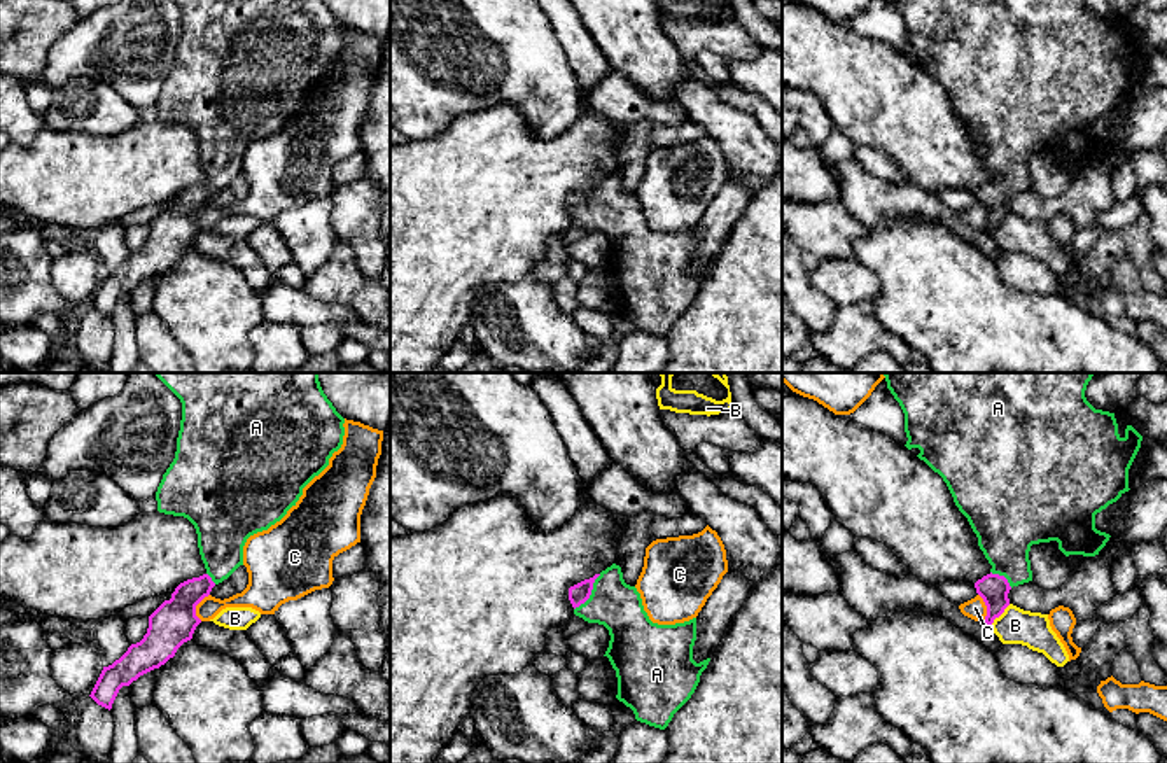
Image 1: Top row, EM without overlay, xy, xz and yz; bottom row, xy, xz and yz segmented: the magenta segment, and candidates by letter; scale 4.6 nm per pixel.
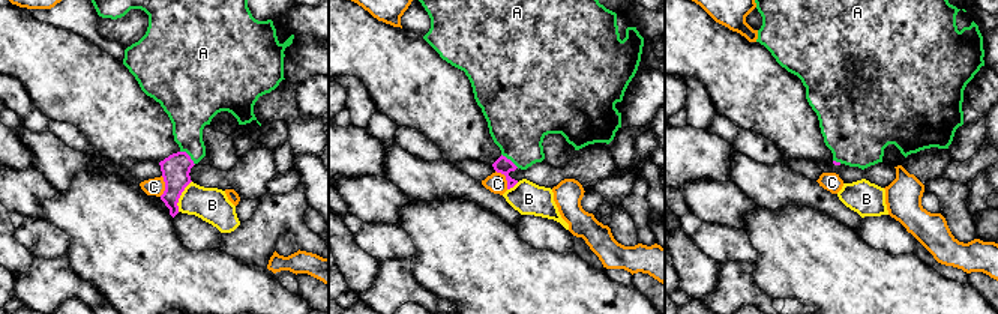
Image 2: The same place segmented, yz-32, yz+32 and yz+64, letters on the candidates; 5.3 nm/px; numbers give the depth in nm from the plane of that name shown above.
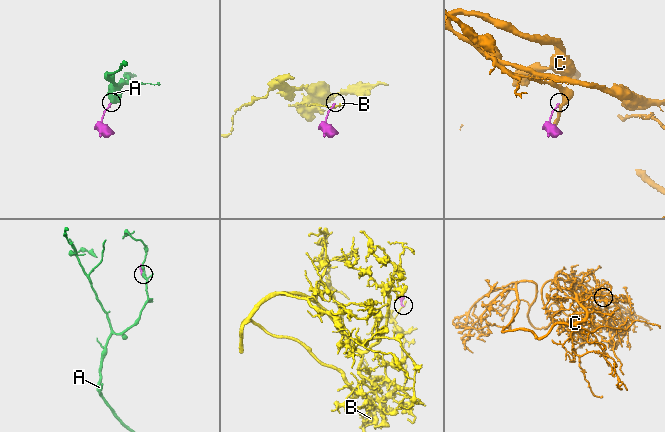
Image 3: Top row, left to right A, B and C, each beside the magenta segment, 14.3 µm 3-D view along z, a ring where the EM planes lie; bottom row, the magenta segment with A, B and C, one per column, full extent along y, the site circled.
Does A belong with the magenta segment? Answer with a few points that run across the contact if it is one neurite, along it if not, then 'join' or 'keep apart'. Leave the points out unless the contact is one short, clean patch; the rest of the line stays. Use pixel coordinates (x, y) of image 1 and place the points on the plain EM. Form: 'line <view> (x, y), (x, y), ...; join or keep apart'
line xz (578, 202), (590, 202), (614, 212); join

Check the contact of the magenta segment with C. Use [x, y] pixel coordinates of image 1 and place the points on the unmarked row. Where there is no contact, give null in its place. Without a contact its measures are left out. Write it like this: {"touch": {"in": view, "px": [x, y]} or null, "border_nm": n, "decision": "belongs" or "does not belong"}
{"touch": {"in": "xy", "px": [195, 216]}, "border_nm": 130, "decision": "does not belong"}

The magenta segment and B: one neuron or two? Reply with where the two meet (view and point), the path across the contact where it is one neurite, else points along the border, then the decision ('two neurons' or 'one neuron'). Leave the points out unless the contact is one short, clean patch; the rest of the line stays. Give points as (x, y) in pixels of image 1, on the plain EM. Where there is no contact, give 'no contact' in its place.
meets magenta in yz at (999, 223); border along yz (1010, 212), (989, 233); two neurons

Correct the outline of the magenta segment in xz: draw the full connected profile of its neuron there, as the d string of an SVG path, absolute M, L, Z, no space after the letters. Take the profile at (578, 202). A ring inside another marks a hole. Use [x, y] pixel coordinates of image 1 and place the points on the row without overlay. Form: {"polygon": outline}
{"polygon": "M616 172L570 194L569 208L576 224L609 238L604 264L616 278L616 306L633 318L637 329L665 338L710 270L693 268L696 226L675 233L653 231L640 201L625 191Z"}

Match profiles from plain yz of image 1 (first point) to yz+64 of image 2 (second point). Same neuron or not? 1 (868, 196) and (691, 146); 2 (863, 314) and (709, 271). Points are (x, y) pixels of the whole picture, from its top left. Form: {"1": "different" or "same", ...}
{"1": "different", "2": "different"}

